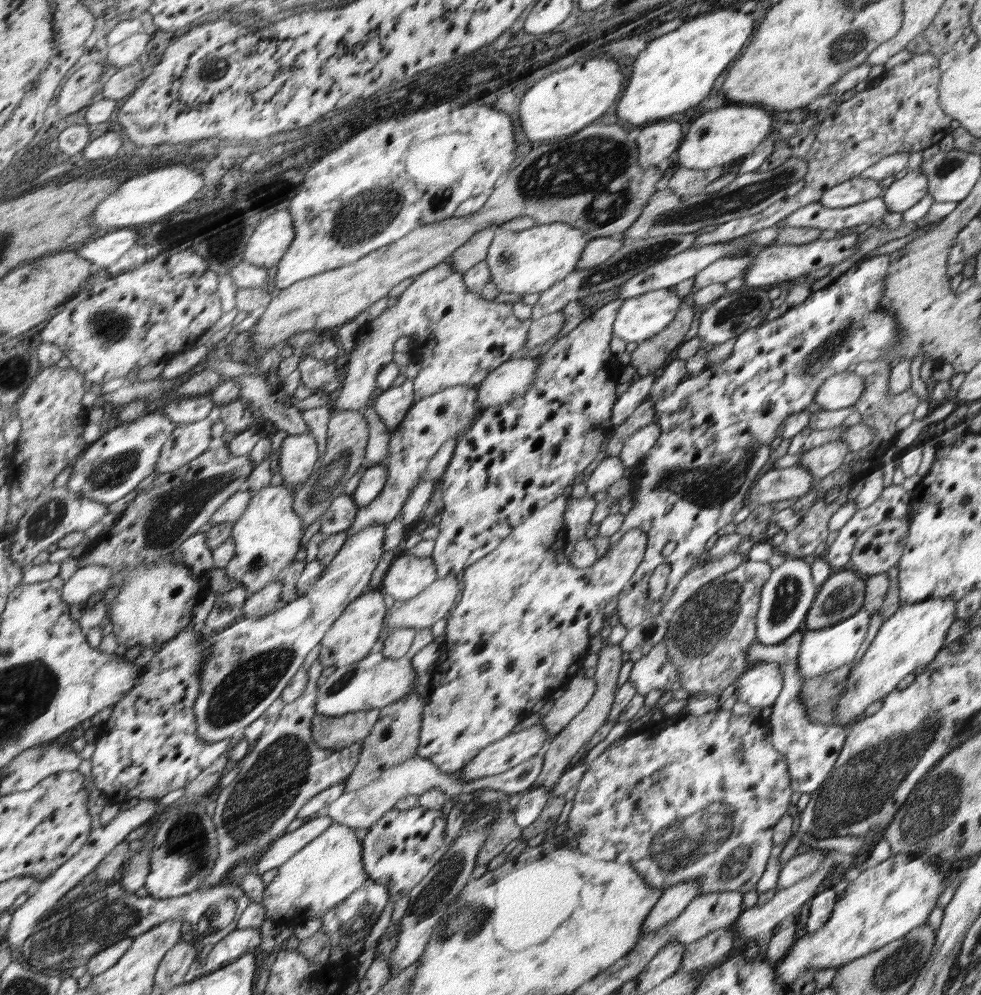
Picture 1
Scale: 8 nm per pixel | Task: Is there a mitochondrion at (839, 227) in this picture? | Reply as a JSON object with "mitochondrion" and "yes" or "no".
{"mitochondrion":"no"}

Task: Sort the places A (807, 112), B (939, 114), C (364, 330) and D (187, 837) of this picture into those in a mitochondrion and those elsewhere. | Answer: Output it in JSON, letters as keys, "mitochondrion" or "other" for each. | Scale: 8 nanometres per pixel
{"A":"other","B":"other","C":"other","D":"mitochondrion"}

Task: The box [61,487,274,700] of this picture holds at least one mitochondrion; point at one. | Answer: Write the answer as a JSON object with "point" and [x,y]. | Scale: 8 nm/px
{"point":[257,564]}

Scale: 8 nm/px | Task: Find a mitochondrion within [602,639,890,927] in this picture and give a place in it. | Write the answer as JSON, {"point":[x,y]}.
{"point":[708,830]}

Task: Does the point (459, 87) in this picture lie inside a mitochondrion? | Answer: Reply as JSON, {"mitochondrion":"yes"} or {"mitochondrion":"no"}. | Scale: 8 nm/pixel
{"mitochondrion":"no"}

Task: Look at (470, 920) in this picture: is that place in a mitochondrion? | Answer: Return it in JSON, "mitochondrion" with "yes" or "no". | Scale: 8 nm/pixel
{"mitochondrion":"yes"}

